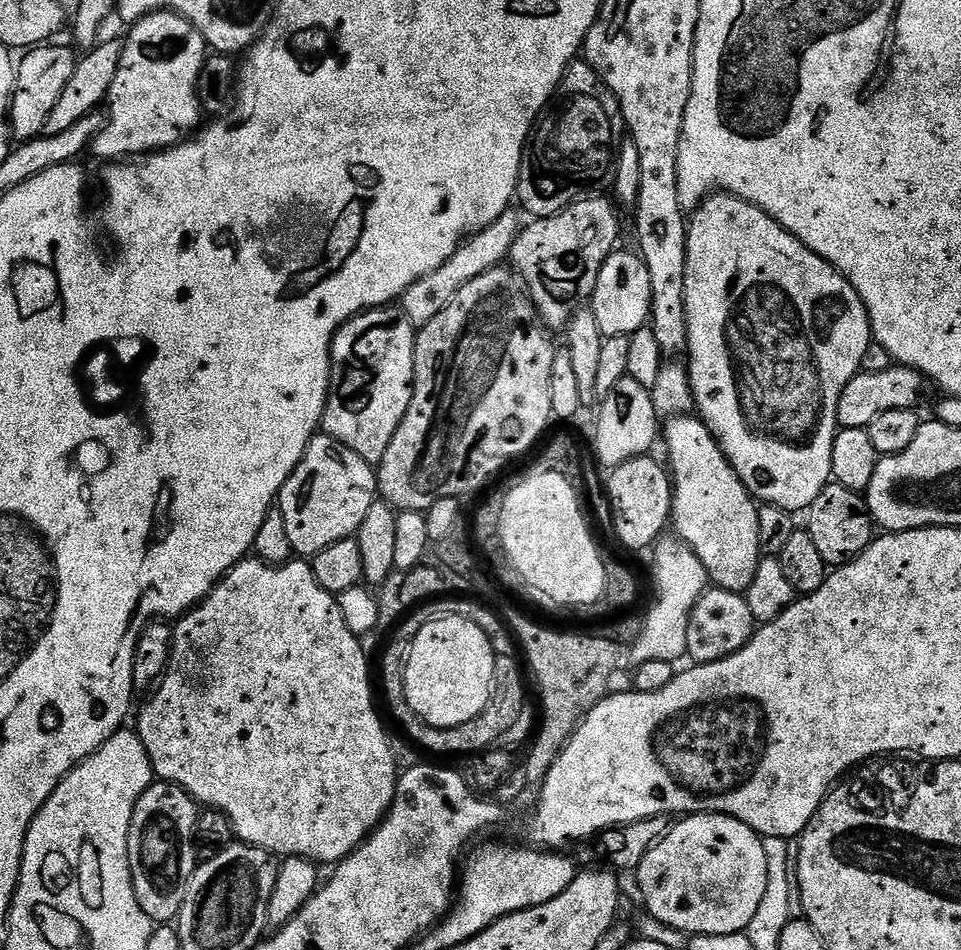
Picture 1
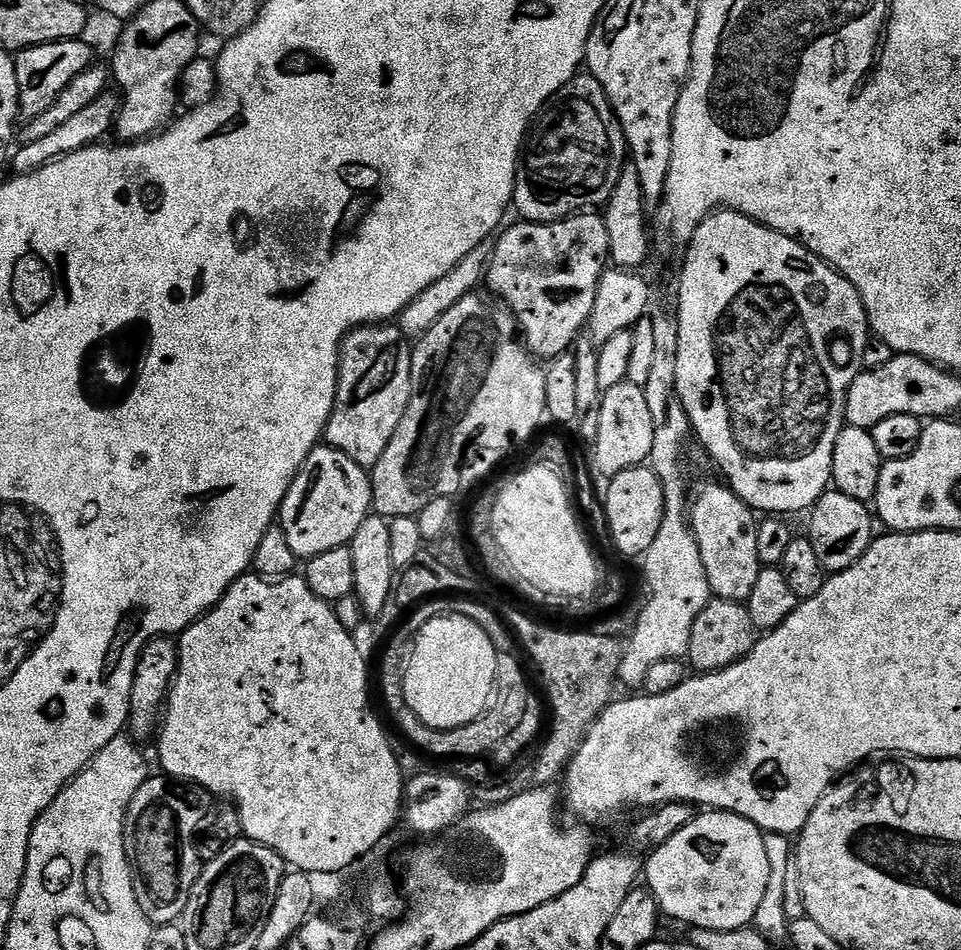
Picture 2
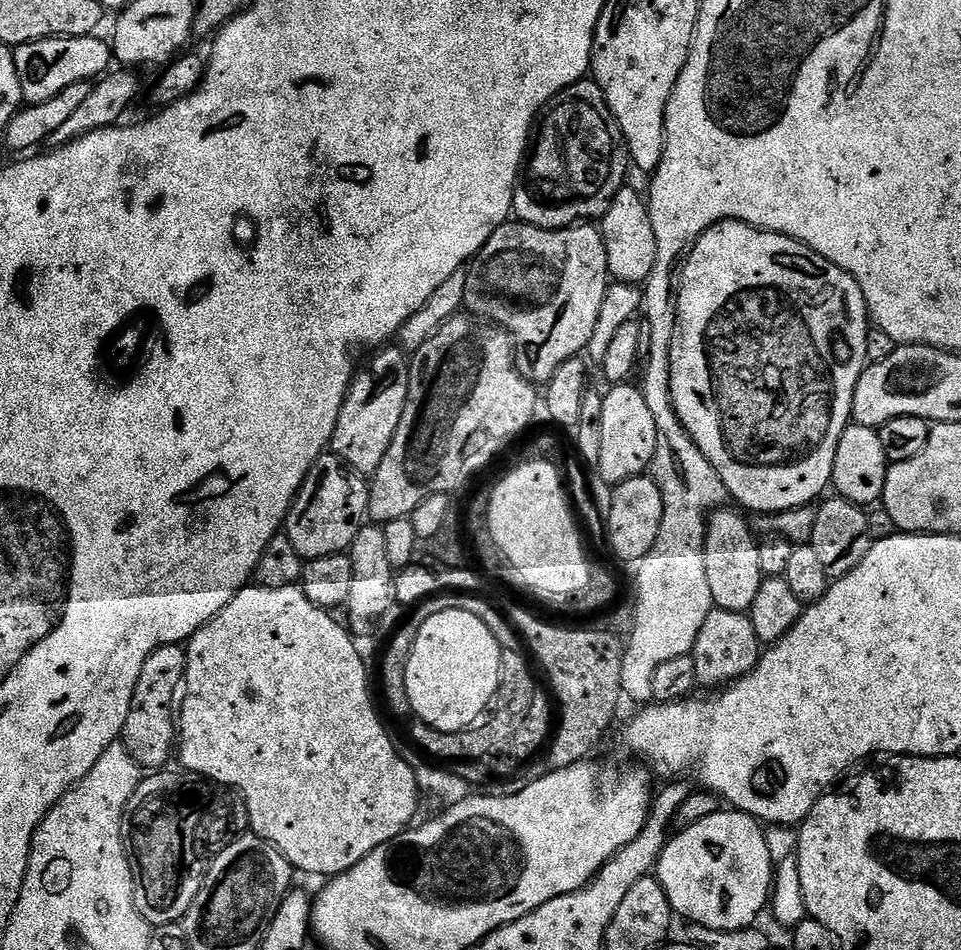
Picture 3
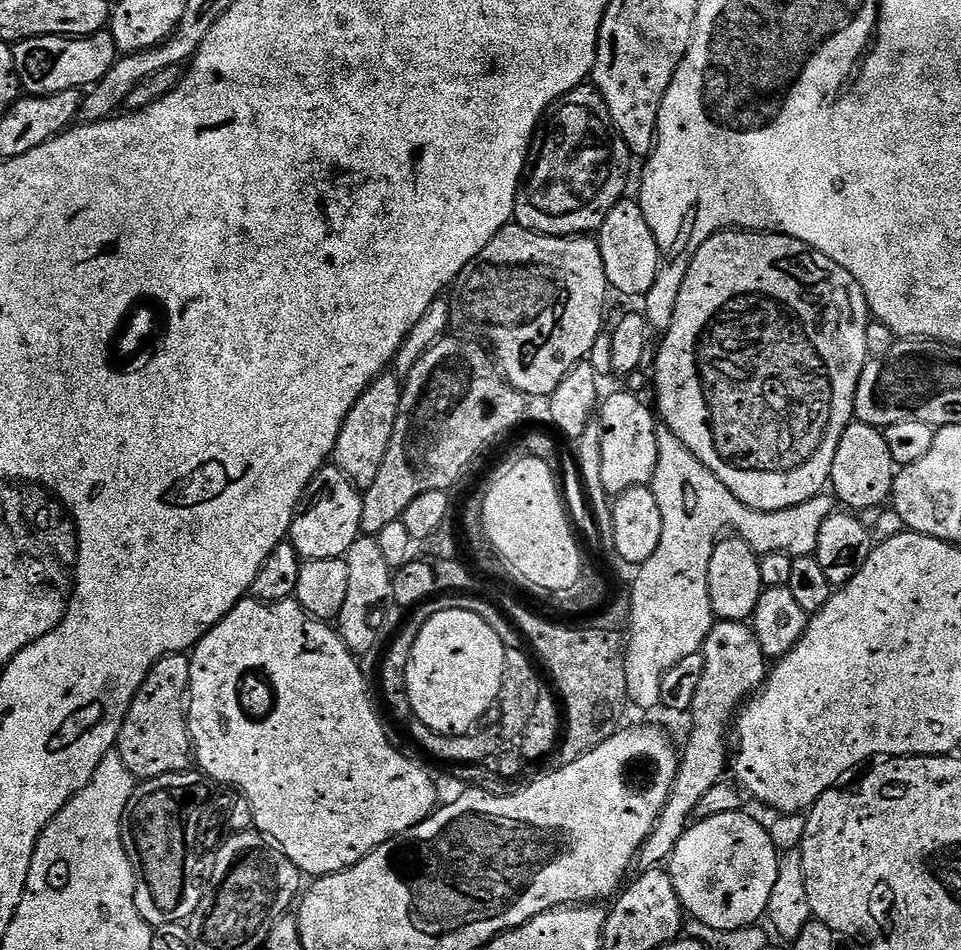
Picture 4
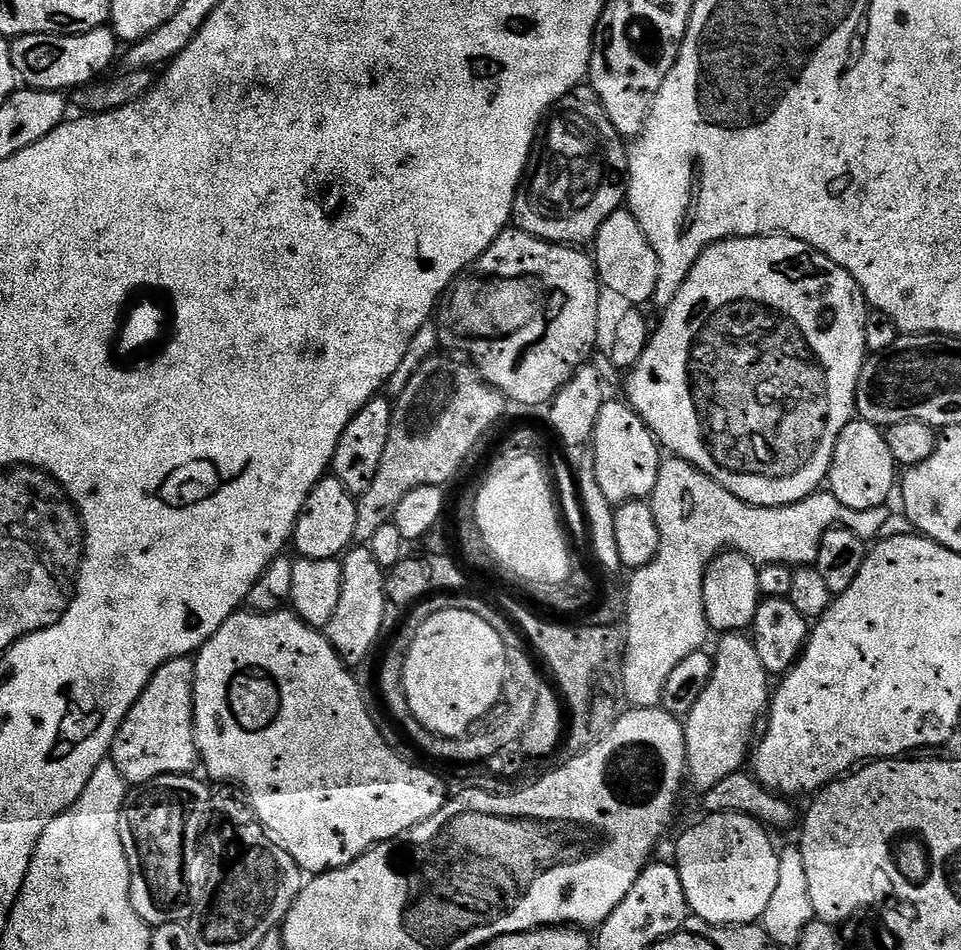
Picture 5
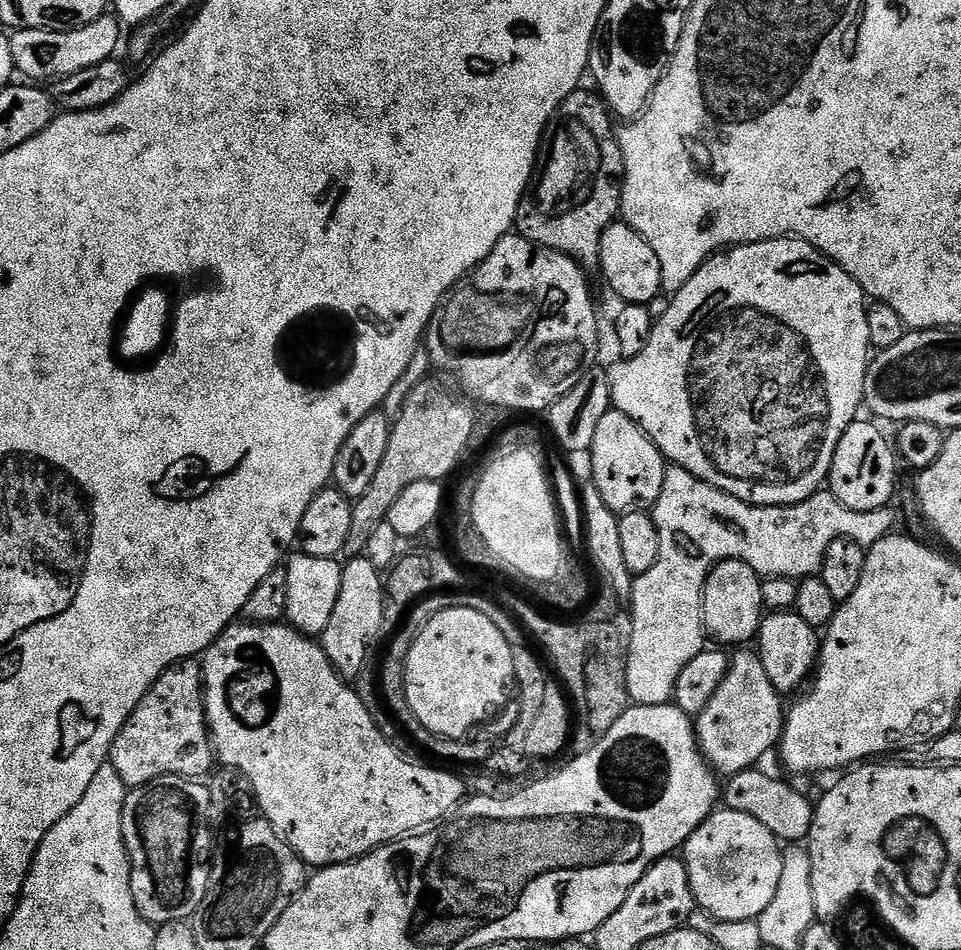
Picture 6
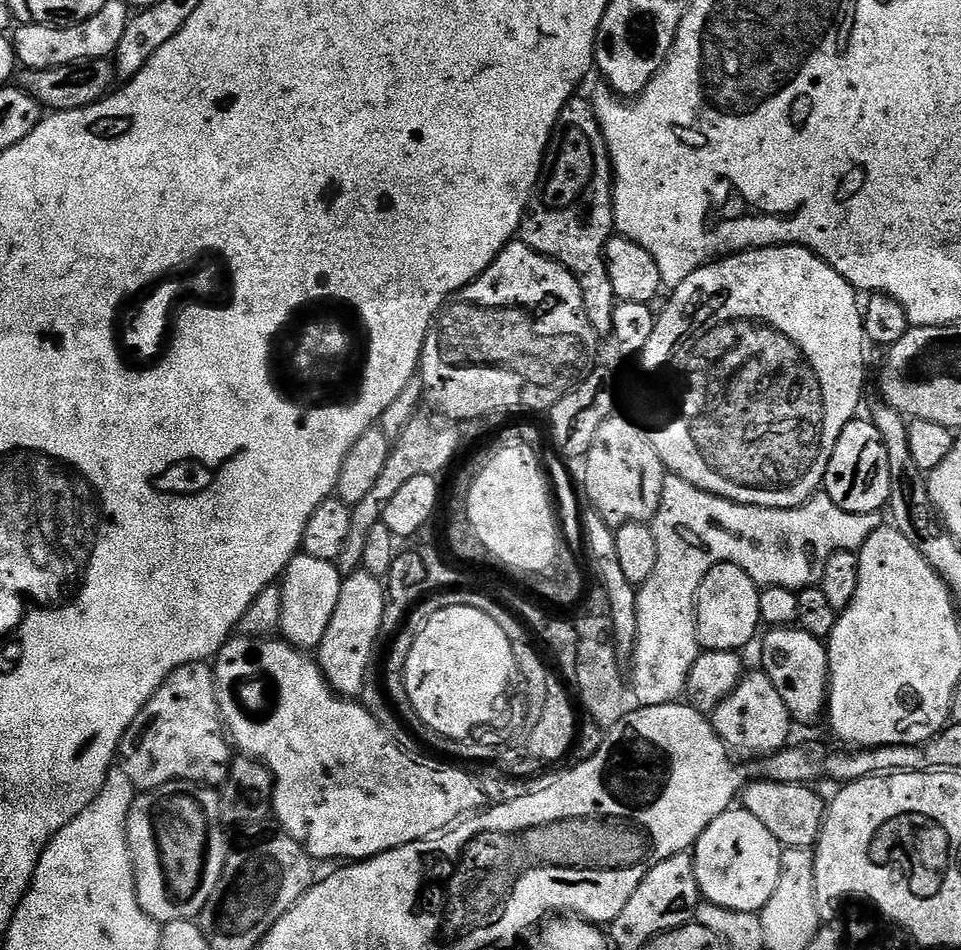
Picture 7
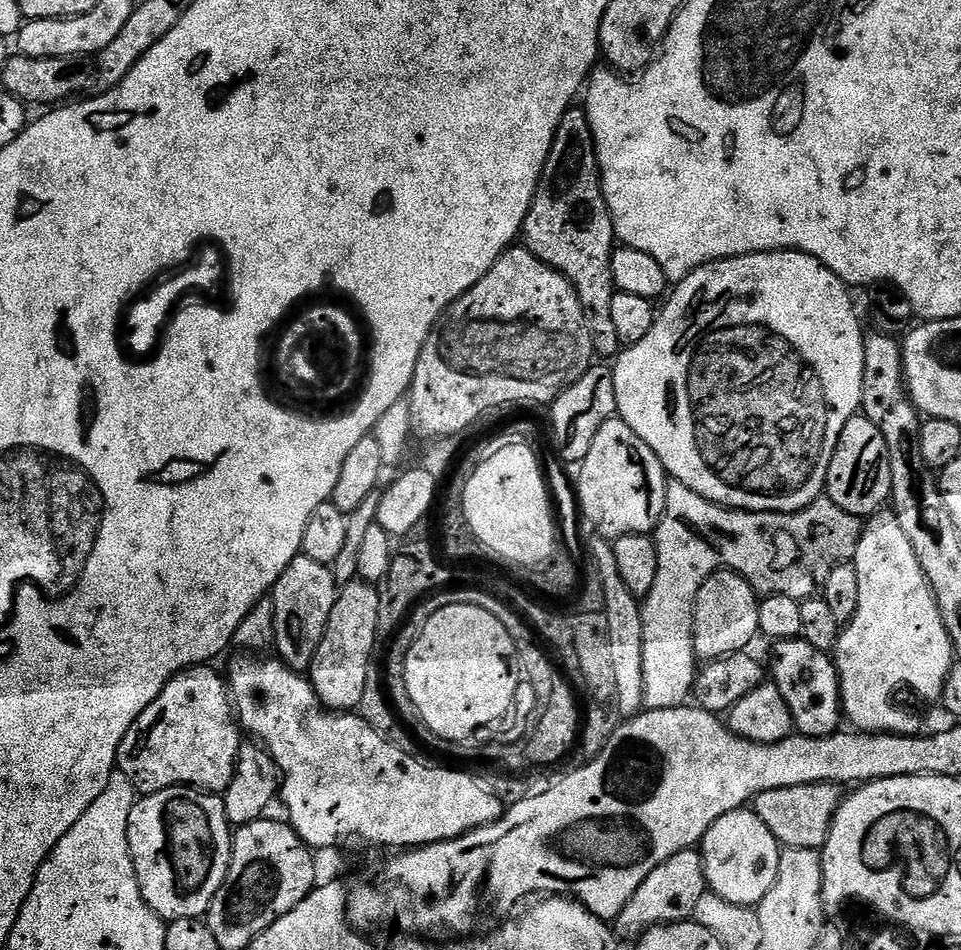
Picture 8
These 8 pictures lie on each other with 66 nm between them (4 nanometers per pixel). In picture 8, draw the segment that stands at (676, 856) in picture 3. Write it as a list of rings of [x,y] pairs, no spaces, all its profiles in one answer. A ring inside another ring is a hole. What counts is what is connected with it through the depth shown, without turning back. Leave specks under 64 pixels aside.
[[[743,807],[739,808],[737,812],[722,814],[722,818],[718,818],[718,822],[714,822],[710,826],[710,830],[706,830],[702,841],[704,883],[715,896],[726,898],[726,902],[734,902],[744,908],[758,906],[766,898],[766,894],[770,894],[770,890],[778,878],[781,851],[780,841],[774,838],[774,834],[770,834],[766,822],[762,822],[762,818],[758,818],[755,811]]]

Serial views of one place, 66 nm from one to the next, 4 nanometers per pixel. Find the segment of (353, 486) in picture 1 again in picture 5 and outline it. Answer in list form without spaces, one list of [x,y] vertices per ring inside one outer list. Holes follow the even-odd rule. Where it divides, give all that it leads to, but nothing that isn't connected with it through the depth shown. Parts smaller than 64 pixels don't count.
[[[328,474],[317,482],[314,490],[306,498],[302,506],[302,514],[298,514],[296,528],[292,531],[291,543],[296,544],[299,555],[306,560],[334,560],[343,557],[354,544],[354,521],[358,518],[356,509],[357,497],[342,486],[337,476]]]

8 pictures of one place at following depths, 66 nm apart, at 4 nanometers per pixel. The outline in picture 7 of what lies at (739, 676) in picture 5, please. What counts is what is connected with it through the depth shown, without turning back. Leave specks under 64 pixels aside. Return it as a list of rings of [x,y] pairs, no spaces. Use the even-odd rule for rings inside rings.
[[[762,670],[751,672],[740,677],[736,689],[711,712],[710,719],[714,730],[733,753],[771,758],[776,752],[789,747],[794,721],[768,675]]]

